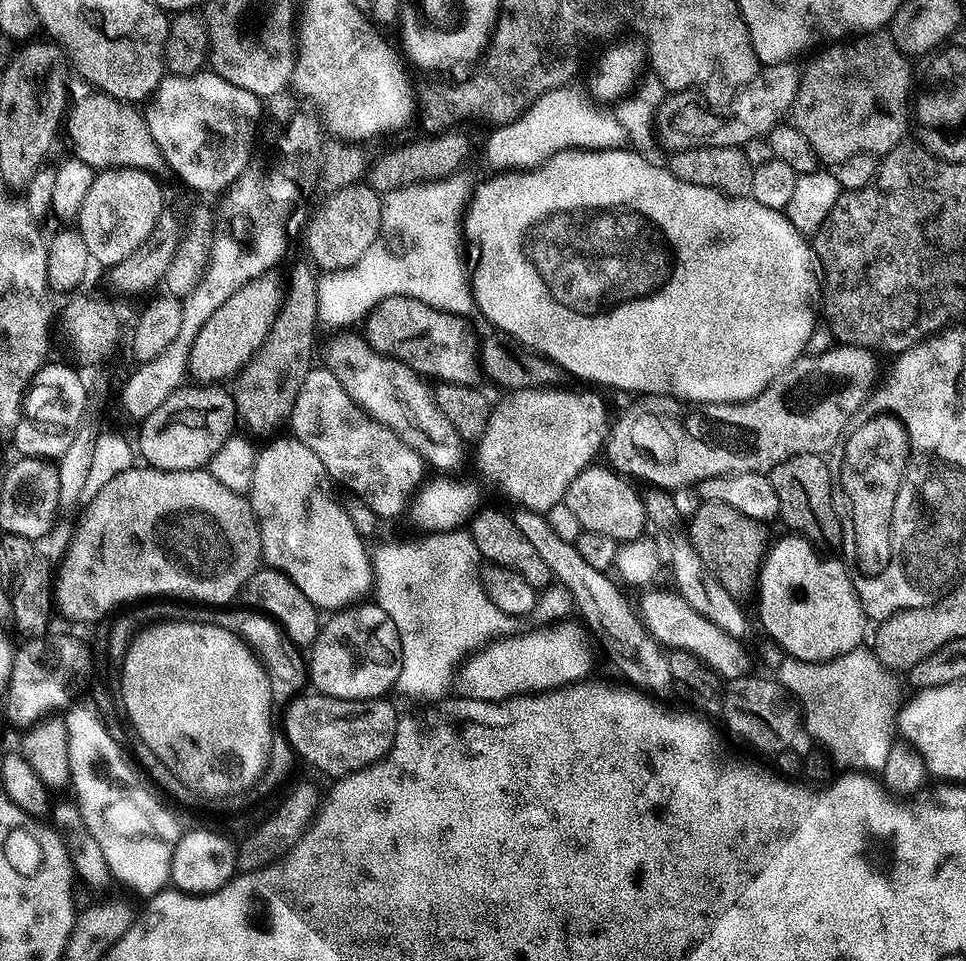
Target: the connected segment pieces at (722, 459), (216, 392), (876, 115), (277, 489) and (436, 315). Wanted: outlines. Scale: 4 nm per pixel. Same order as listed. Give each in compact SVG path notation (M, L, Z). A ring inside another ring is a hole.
M833 346L828 351L817 356L805 354L800 359L794 361L782 374L778 374L778 378L771 380L766 386L766 390L762 390L754 398L744 400L740 404L694 404L676 400L672 396L641 395L639 398L633 399L636 401L617 420L615 417L611 421L610 427L606 432L606 452L608 448L609 460L607 460L607 463L625 477L633 478L632 476L637 476L638 479L645 480L643 482L645 485L655 486L661 490L675 490L677 488L692 488L697 484L701 484L706 478L714 478L715 476L729 476L739 472L763 472L768 474L779 463L794 458L796 455L831 453L836 445L840 443L852 417L859 413L861 404L864 403L870 394L872 388L870 384L872 382L874 384L876 380L876 377L874 378L876 374L875 359L877 360L877 357L869 349L851 346Z
M197 383L196 388L181 386L177 388L170 398L164 402L152 414L146 417L139 425L140 448L138 444L138 456L147 467L157 468L173 472L174 470L194 470L204 468L212 455L227 442L228 437L233 435L237 427L238 417L236 415L236 402L232 398L231 391L224 386L213 386L210 384Z
M860 34L831 46L821 47L816 54L805 66L804 72L802 68L799 73L796 99L790 107L790 123L810 144L817 161L824 163L825 160L828 166L835 166L850 158L850 154L883 154L901 143L905 139L904 127L908 120L910 124L910 93L914 88L914 68L909 57L893 43L891 35Z
M285 434L285 436L277 435L275 438L269 439L265 448L261 447L256 454L256 461L254 462L254 478L250 482L250 490L246 493L250 506L252 507L252 513L256 516L256 526L260 530L260 551L263 559L266 561L269 569L276 569L282 574L288 576L289 580L293 582L294 586L302 590L306 598L310 600L313 606L317 610L339 610L355 605L357 602L363 601L364 596L369 595L370 589L374 584L374 564L370 559L370 552L364 549L364 540L360 537L360 532L356 529L356 524L352 521L352 516L335 500L332 496L327 496L326 493L320 489L319 476L325 475L322 462L318 462L318 454L314 454L314 450L310 450L310 446L306 446L301 440L296 439L291 434Z
M391 296L382 302L378 302L378 306L372 308L372 311L368 313L366 319L363 321L362 327L364 327L362 335L373 350L381 352L383 356L390 356L393 360L402 361L406 367L414 369L421 377L429 378L428 376L437 376L435 379L445 384L462 384L465 386L476 386L481 383L479 380L482 380L482 369L480 367L480 344L478 343L478 336L476 340L475 334L472 333L474 331L473 325L462 316L456 316L452 312L443 312L440 308L430 306L421 300L412 300L409 296Z

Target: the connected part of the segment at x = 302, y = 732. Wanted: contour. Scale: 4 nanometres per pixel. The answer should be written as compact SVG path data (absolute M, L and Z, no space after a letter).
M301 694L283 709L282 731L297 757L331 778L348 776L388 755L394 742L398 711L387 699L343 700L319 694Z

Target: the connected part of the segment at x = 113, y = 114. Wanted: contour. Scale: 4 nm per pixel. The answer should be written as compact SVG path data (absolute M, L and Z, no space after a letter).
M99 90L91 94L93 96L86 96L73 108L71 106L66 116L68 136L72 139L73 150L76 151L73 152L75 159L82 160L97 170L137 168L143 172L151 172L157 178L163 177L163 172L166 172L164 155L146 126L143 111Z

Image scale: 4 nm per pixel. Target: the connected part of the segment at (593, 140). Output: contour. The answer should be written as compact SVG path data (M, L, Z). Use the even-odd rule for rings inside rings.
M555 88L553 92L542 94L530 107L525 110L518 119L509 124L501 124L493 127L484 144L484 160L492 167L493 173L510 172L513 170L527 170L536 168L539 164L545 164L554 154L559 152L570 152L573 150L607 150L618 148L625 143L626 137L622 126L616 120L611 111L603 112L603 107L592 106L587 108L579 104L574 97L563 88Z

